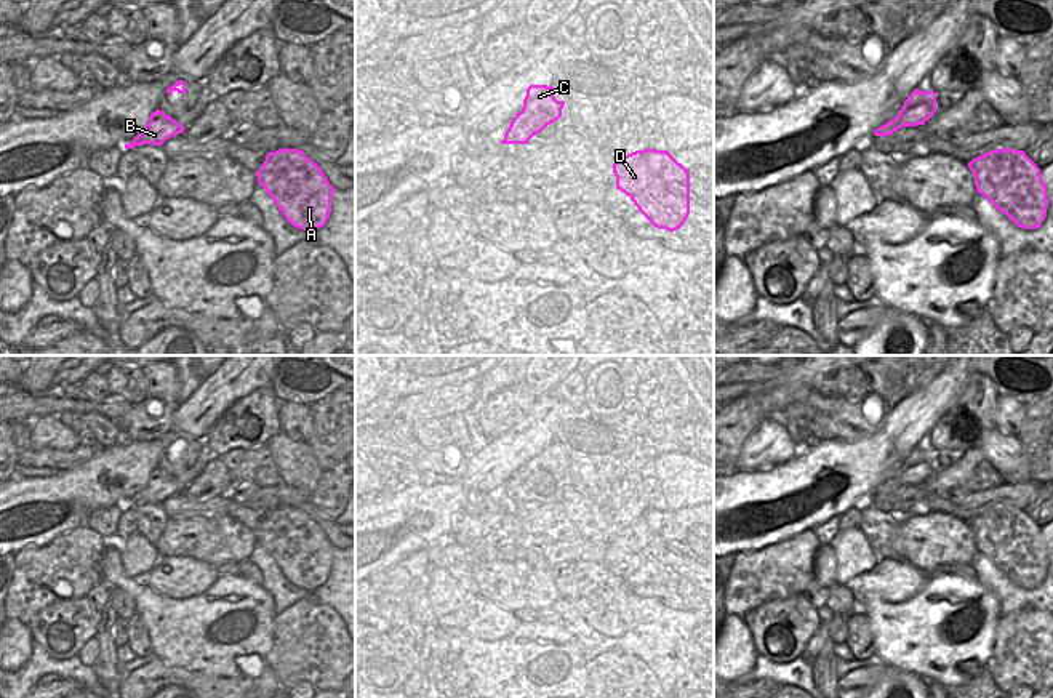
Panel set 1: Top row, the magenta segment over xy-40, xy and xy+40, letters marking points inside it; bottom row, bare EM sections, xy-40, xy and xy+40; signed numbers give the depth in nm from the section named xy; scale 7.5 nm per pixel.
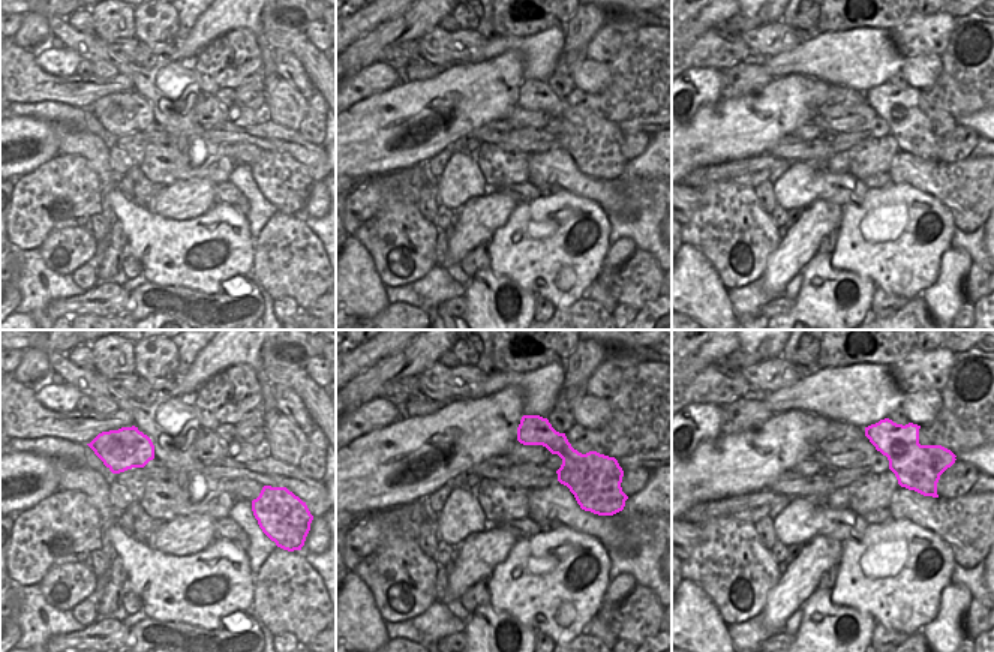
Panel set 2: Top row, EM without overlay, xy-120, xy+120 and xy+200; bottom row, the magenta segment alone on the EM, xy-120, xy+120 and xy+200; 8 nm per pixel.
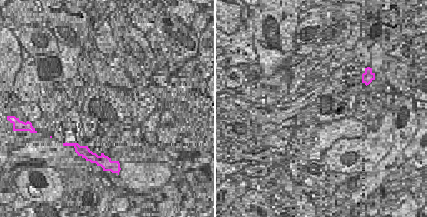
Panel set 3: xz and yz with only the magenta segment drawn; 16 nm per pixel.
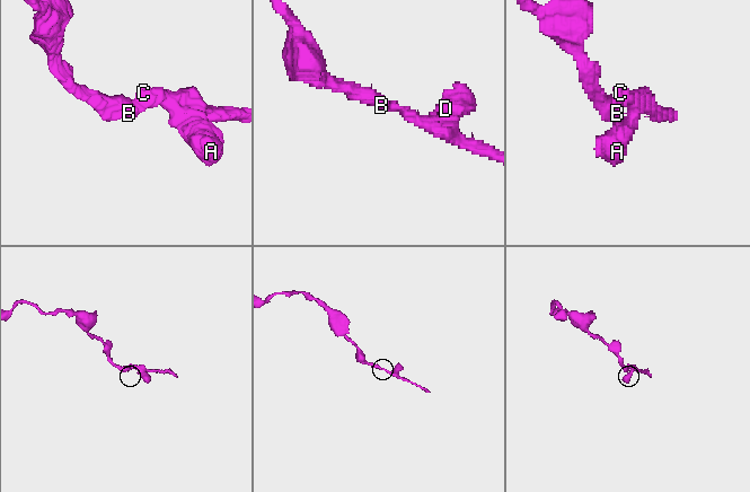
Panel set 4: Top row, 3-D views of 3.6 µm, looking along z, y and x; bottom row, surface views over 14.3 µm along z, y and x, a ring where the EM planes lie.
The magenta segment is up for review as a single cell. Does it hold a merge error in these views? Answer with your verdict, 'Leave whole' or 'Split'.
Leave whole.

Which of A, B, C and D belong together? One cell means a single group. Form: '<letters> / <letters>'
A B C D

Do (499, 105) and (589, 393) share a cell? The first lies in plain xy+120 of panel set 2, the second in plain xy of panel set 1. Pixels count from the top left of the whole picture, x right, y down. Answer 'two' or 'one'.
one

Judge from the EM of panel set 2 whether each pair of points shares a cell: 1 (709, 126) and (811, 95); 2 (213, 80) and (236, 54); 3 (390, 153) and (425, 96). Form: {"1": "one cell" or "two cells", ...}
{"1": "one cell", "2": "one cell", "3": "one cell"}

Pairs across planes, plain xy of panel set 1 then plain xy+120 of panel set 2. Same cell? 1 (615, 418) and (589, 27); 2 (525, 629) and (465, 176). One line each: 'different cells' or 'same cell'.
1: same cell
2: different cells

